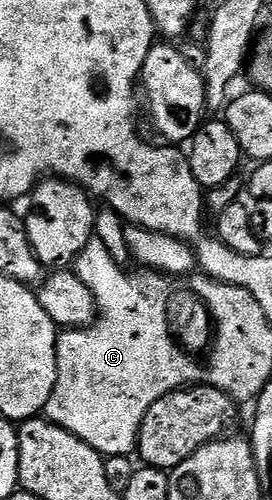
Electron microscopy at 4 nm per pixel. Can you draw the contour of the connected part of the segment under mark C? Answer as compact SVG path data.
M93 239L87 243L76 262L78 278L92 291L98 316L91 325L59 332L56 343L58 374L56 387L44 410L45 420L69 429L103 458L128 457L138 448L138 432L144 415L160 399L178 389L203 380L202 369L195 358L179 345L172 332L172 302L169 276L155 271L130 274L116 265L104 243Z

